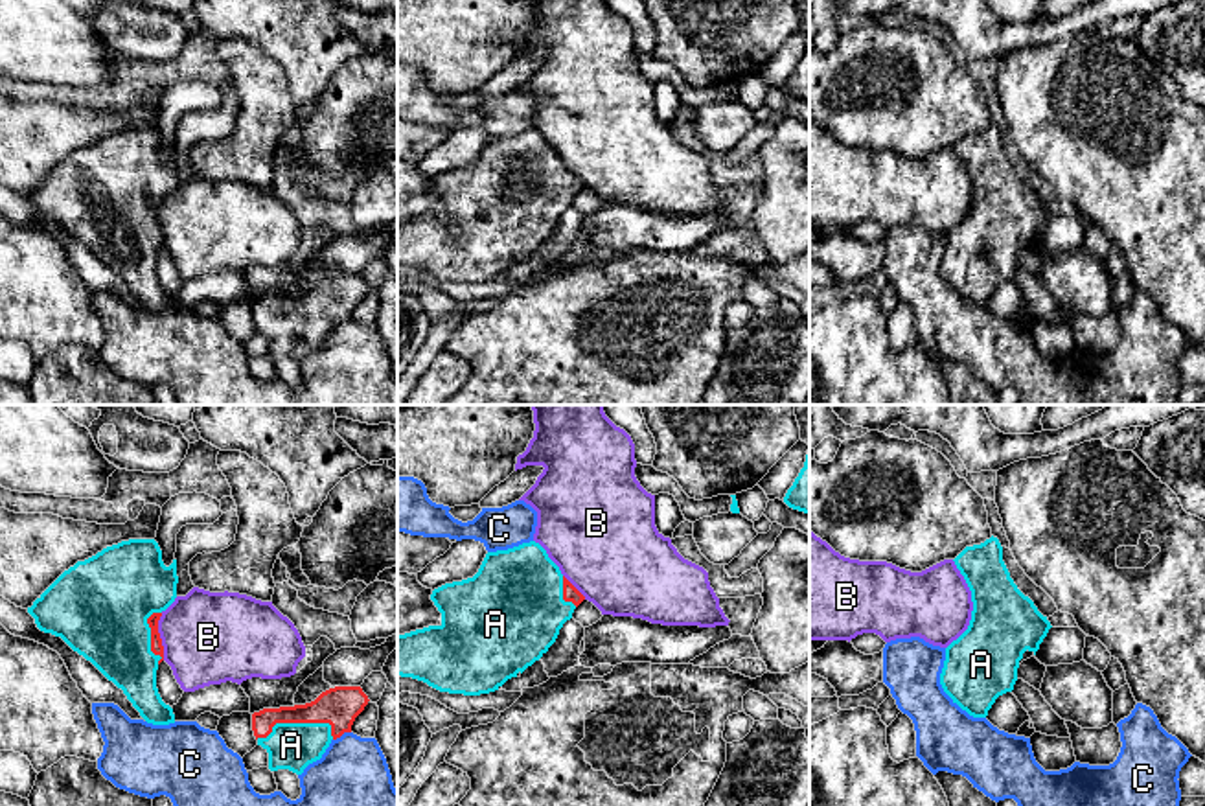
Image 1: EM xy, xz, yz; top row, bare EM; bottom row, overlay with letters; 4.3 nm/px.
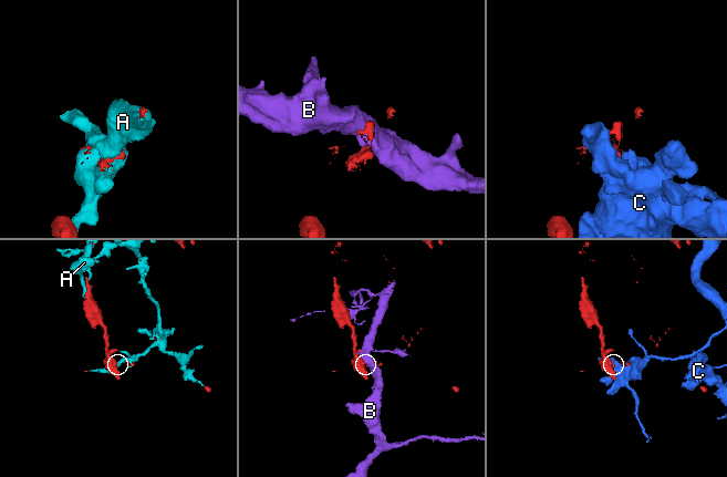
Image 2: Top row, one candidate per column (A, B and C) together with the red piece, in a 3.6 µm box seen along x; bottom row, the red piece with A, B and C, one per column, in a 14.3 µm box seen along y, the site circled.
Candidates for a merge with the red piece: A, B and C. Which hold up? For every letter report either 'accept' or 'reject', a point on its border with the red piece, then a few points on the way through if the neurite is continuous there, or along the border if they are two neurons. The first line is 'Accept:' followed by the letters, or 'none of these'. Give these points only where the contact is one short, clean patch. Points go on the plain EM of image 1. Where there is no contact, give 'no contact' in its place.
Accept: A
A: accept; contact xy (297, 310)
B: reject; contact xy (159, 225); border xy (160, 201), (159, 225), (164, 247)
C: reject; contact xy (341, 322); border xy (350, 319), (333, 328)

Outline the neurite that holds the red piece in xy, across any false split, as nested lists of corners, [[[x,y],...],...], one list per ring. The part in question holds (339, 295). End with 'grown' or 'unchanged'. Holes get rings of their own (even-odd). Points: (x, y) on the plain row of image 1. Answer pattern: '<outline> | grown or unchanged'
[[[335,274],[305,293],[254,300],[252,318],[258,333],[269,340],[269,357],[302,363],[333,328],[351,320],[368,289],[361,274]]] | grown

